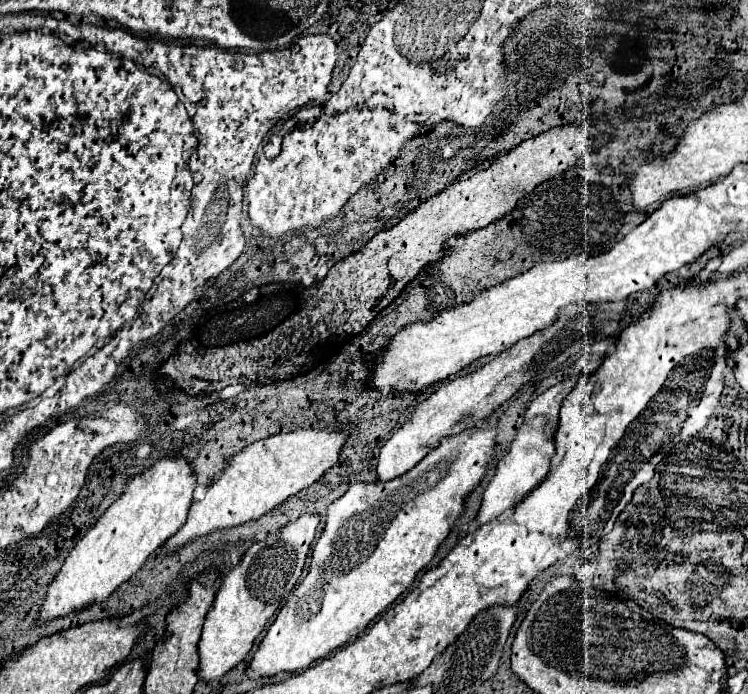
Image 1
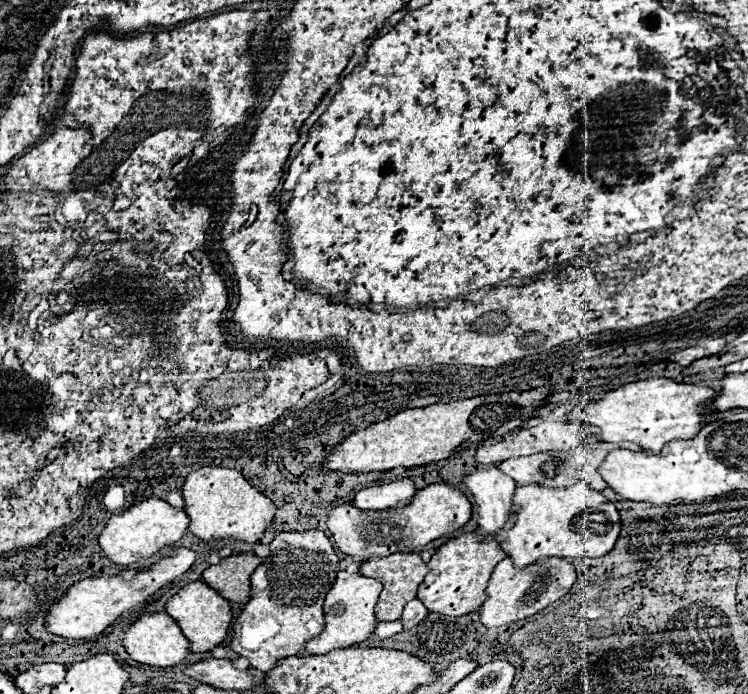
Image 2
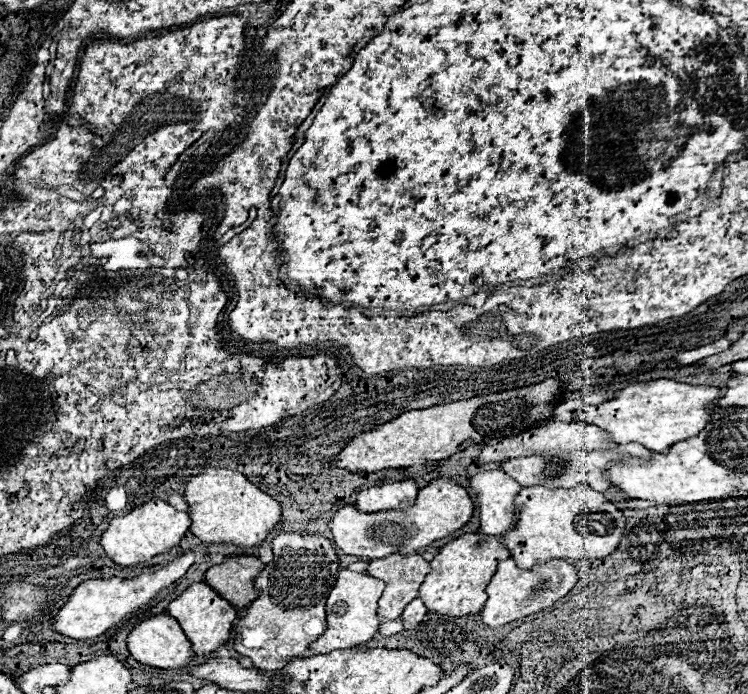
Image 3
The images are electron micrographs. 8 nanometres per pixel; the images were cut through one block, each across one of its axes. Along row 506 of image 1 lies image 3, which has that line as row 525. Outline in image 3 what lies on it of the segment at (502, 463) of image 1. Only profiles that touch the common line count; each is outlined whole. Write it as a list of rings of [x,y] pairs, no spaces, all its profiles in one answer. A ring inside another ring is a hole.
[[[502,470],[478,472],[470,478],[470,488],[480,510],[480,530],[488,536],[502,536],[514,526],[514,498],[520,492],[516,484]]]

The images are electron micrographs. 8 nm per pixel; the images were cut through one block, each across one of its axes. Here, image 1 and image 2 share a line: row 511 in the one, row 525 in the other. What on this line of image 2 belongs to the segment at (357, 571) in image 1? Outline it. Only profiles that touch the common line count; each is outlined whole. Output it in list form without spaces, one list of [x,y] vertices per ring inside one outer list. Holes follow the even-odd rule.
[[[436,482],[416,492],[412,504],[404,510],[376,510],[364,512],[356,510],[352,504],[342,504],[330,510],[328,516],[328,530],[336,546],[348,556],[360,558],[374,558],[374,556],[390,556],[396,552],[414,552],[432,540],[448,536],[450,532],[462,528],[472,516],[472,504],[464,496],[462,490],[446,484]]]

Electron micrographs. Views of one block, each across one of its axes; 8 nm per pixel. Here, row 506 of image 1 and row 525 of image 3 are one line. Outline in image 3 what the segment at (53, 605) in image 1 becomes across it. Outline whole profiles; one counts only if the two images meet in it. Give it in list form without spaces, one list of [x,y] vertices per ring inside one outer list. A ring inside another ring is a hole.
[[[152,498],[136,506],[126,516],[116,516],[110,520],[110,526],[100,536],[100,544],[110,560],[120,566],[132,566],[146,560],[152,560],[156,554],[164,554],[180,544],[186,530],[190,528],[190,516],[186,512],[178,512],[168,502]]]

